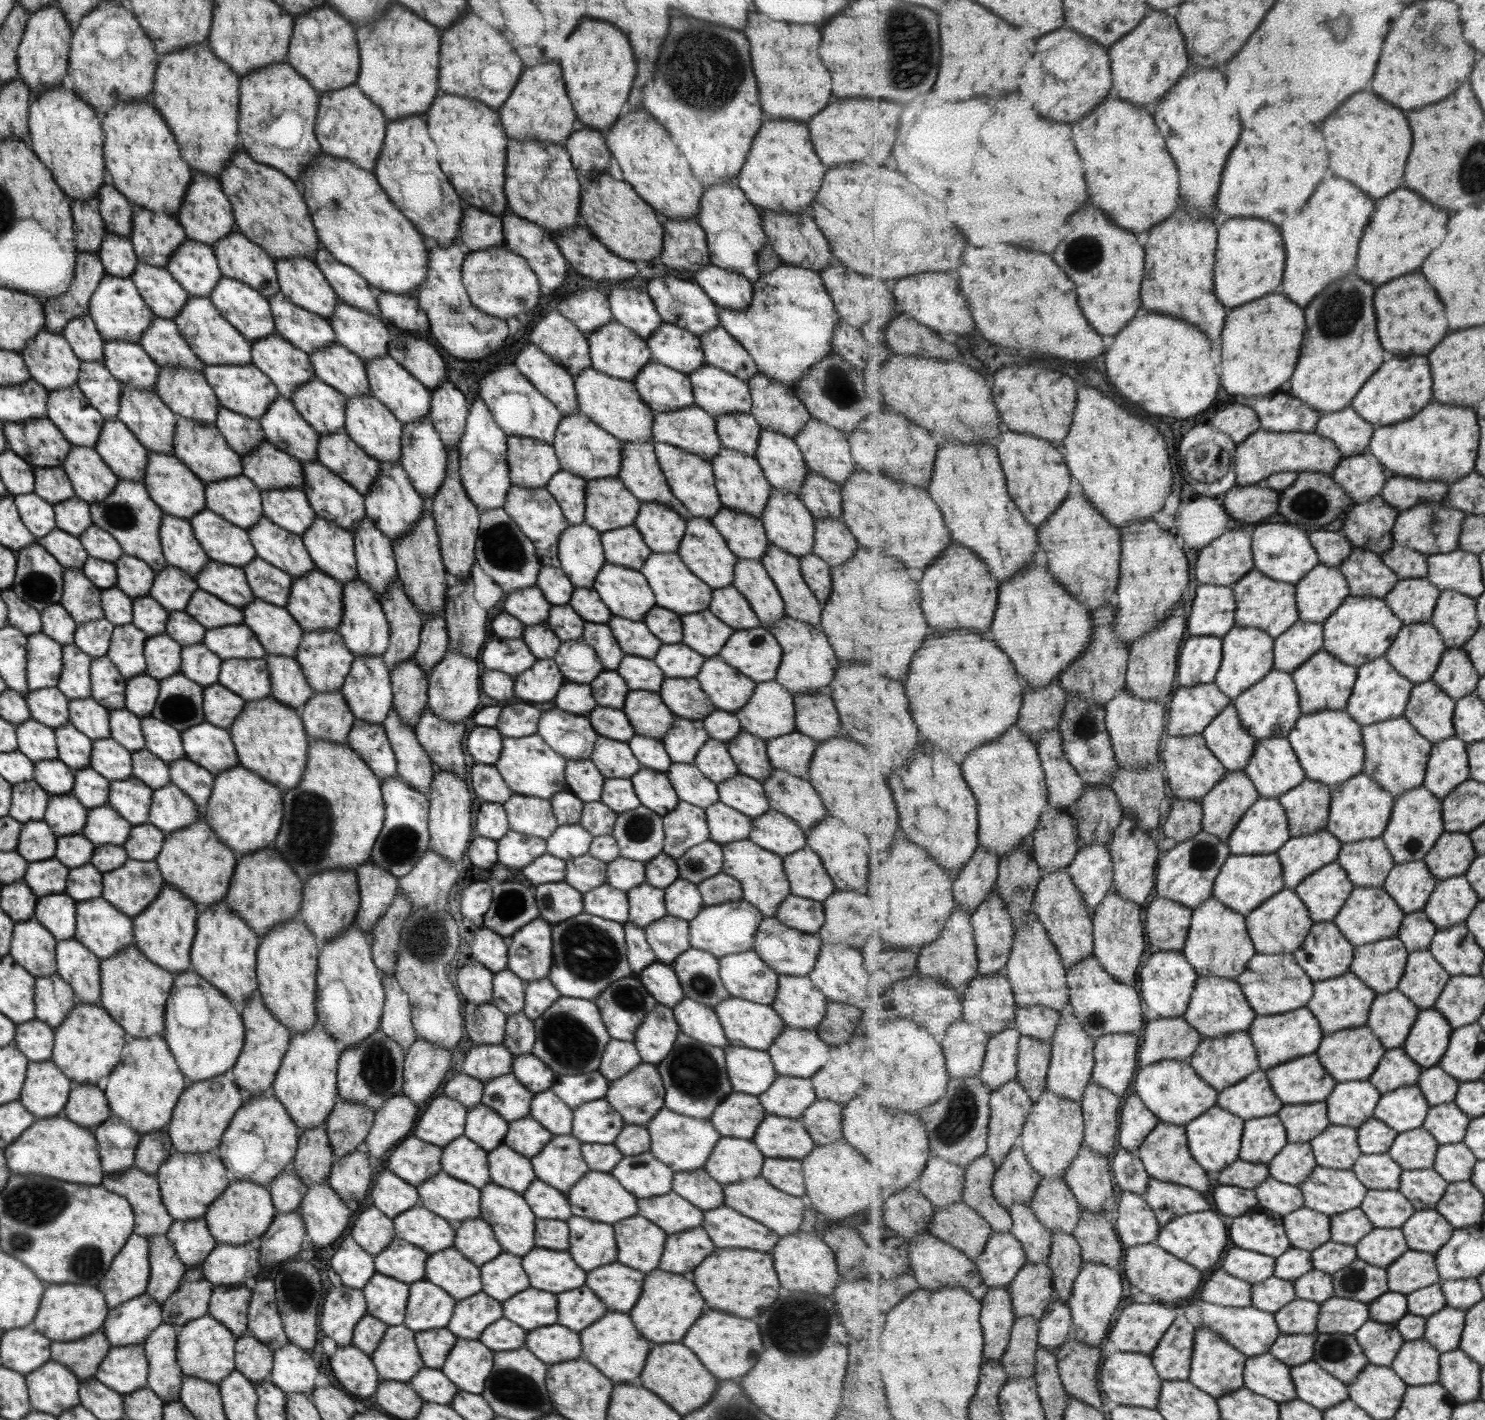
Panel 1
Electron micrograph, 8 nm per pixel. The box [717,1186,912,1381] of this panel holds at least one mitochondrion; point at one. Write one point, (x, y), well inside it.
(801, 1320)

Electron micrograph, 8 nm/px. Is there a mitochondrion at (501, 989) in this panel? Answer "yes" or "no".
no

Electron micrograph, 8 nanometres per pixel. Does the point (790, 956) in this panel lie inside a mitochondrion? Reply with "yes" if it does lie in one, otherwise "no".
no

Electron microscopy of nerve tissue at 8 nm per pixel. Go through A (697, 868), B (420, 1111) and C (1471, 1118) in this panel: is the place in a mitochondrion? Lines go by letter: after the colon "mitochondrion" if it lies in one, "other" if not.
A: mitochondrion
B: other
C: other

